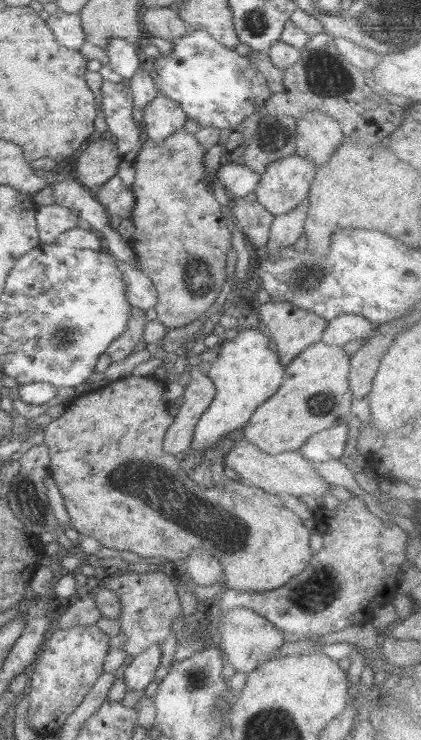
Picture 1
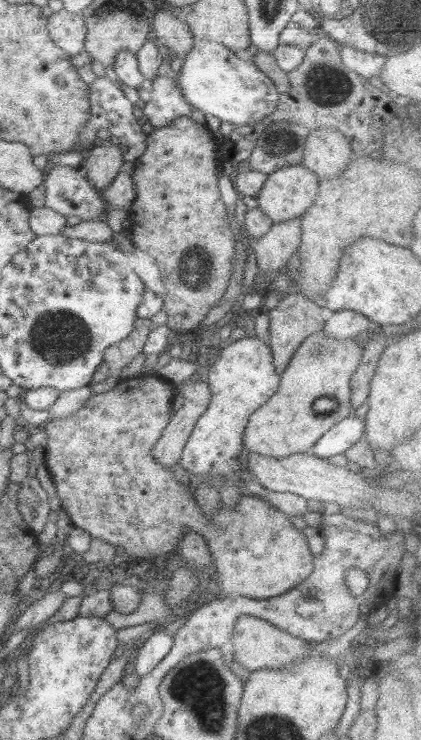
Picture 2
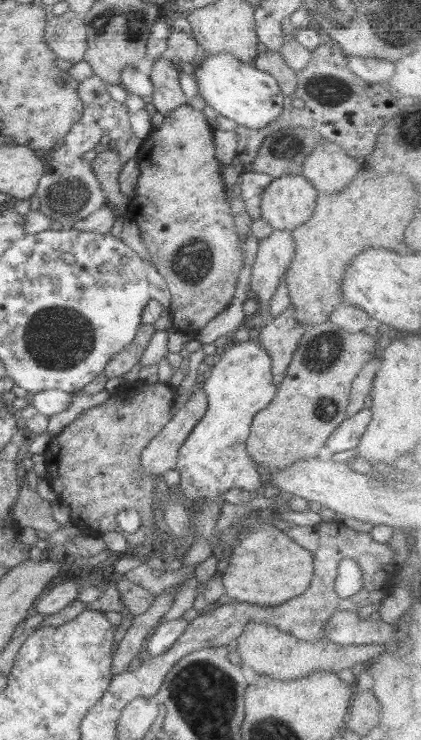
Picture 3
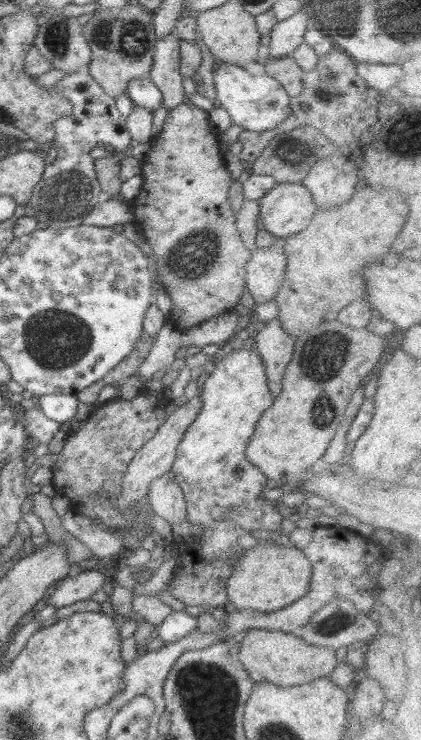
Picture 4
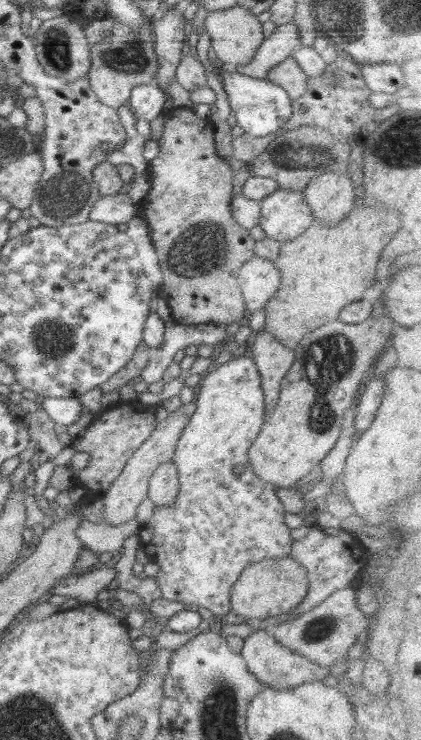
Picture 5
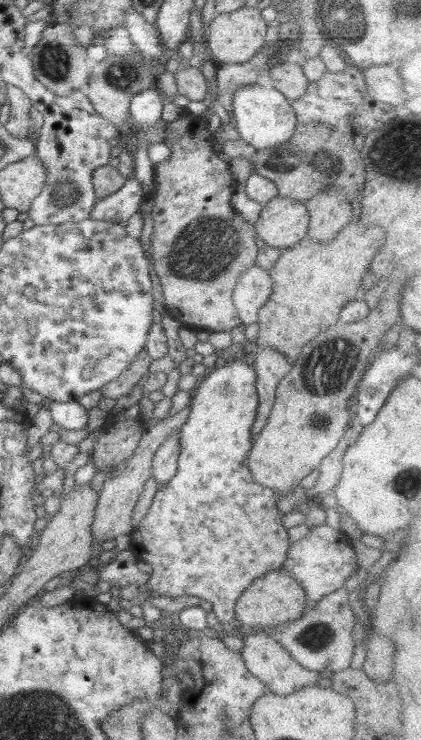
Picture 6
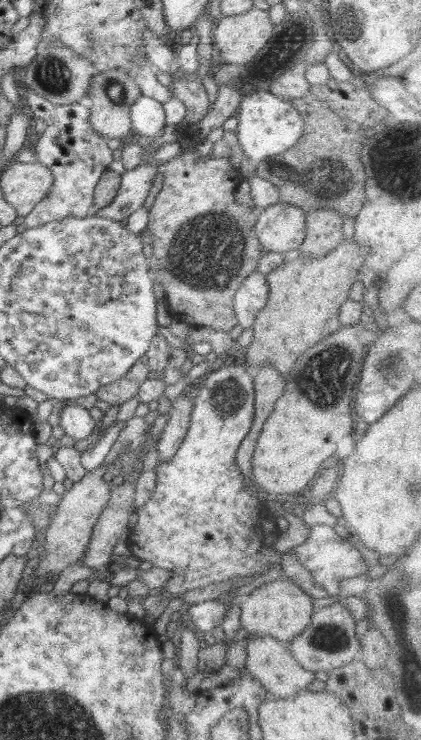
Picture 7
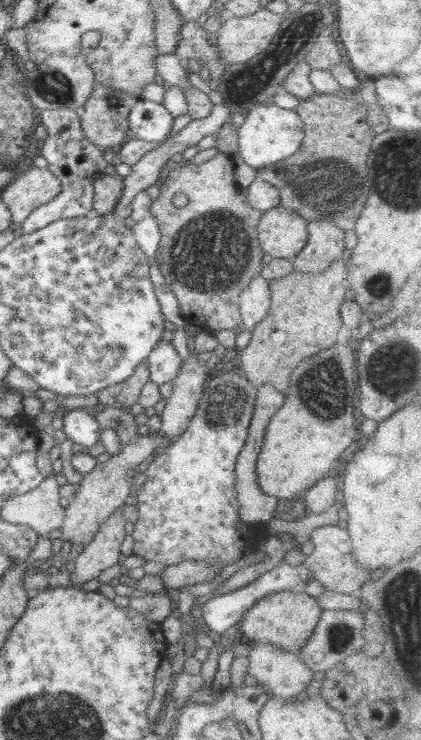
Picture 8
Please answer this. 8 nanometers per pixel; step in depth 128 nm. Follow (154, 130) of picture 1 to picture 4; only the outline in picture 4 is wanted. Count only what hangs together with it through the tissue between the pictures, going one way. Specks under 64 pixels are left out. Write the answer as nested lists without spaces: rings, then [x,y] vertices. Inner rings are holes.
[[[174,32],[159,39],[153,54],[154,64],[148,76],[160,89],[163,96],[161,106],[168,111],[186,102],[180,72],[179,40]]]

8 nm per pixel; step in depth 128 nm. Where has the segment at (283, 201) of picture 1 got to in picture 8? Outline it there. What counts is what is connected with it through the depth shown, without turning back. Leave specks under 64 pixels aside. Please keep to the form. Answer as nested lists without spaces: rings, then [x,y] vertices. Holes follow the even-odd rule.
[[[281,204],[264,211],[258,226],[260,249],[273,258],[292,260],[306,246],[307,221]]]

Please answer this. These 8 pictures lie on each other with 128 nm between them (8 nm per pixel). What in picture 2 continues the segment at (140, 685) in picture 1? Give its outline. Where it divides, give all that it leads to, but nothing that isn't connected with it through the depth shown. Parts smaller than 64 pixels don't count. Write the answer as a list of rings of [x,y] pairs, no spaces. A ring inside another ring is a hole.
[[[164,627],[148,633],[140,643],[138,651],[133,657],[133,663],[138,676],[152,672],[169,653],[173,645],[174,634],[166,632]]]

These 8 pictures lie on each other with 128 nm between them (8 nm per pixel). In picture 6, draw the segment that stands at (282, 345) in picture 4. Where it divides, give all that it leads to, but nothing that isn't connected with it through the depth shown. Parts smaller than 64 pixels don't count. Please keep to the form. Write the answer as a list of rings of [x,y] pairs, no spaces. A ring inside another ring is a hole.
[[[264,346],[258,349],[252,365],[257,376],[256,390],[259,402],[254,426],[251,430],[252,438],[256,438],[270,416],[274,396],[276,396],[276,386],[288,374],[292,364],[284,358],[281,352]]]

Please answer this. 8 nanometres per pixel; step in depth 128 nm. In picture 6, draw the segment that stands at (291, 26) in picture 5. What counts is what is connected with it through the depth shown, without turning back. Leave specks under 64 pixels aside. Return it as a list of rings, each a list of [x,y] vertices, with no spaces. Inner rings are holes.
[[[266,44],[256,56],[246,63],[233,63],[220,65],[217,69],[216,90],[218,102],[226,112],[231,115],[233,111],[233,94],[237,88],[253,85],[258,80],[258,75],[269,68],[272,56]]]

